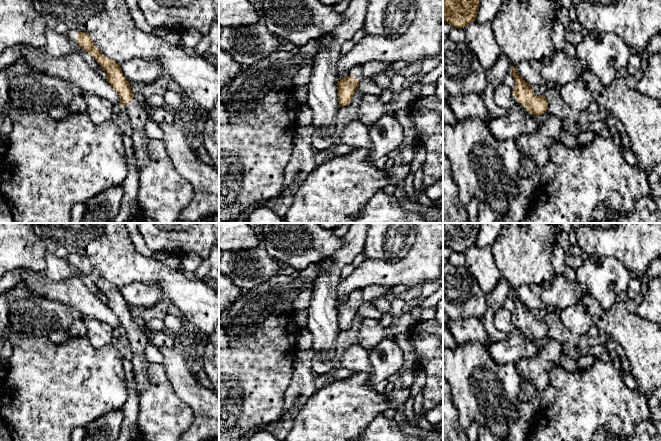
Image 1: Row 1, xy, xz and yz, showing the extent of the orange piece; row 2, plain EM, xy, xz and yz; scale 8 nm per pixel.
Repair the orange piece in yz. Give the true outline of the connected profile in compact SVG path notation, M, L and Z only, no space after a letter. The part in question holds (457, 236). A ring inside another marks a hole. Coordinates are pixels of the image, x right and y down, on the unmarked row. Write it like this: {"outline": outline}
{"outline": "M443 223L443 245L462 253L476 245L481 223Z"}

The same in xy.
{"outline": "M71 254L66 260L70 265L77 267L84 275L90 278L100 291L106 295L106 305L118 317L120 330L128 338L133 351L131 363L133 365L134 381L138 395L140 395L150 386L150 381L148 380L150 363L145 355L145 349L149 345L148 338L131 315L130 307L123 299L120 288L102 278L87 257Z"}

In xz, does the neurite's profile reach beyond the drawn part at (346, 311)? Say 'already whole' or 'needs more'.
needs more

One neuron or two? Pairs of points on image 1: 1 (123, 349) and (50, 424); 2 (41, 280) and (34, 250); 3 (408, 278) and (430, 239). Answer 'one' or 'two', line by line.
1: two
2: two
3: one

